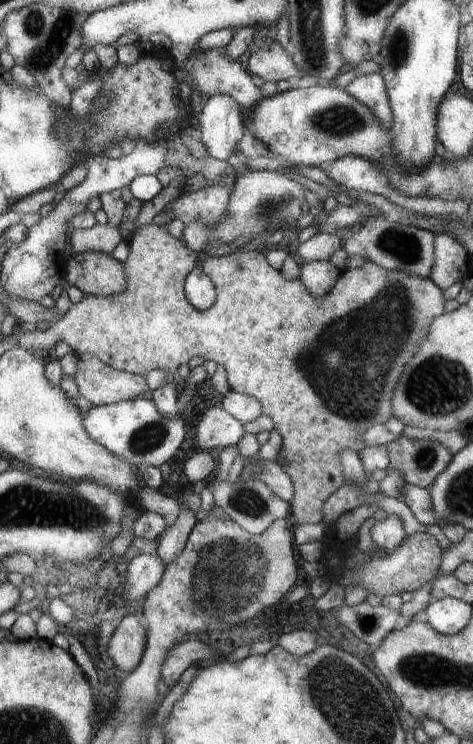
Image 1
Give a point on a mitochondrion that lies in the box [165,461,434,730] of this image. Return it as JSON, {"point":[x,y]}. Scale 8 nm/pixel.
{"point":[209,588]}

